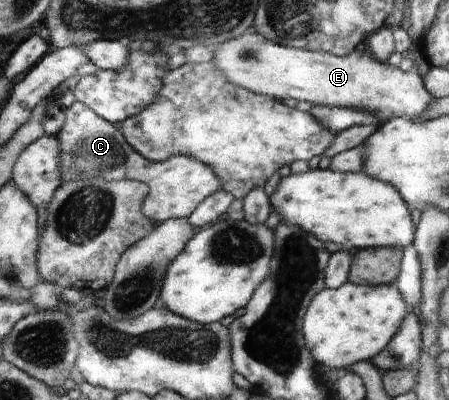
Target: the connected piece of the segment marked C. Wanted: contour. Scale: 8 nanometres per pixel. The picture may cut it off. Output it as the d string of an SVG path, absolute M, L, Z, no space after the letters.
M76 101L74 105L66 108L65 112L65 123L56 134L58 143L60 143L60 167L58 169L60 169L61 180L74 181L78 177L90 175L104 181L136 180L145 183L149 187L149 192L146 199L142 201L142 213L156 225L167 219L189 218L204 199L221 189L220 181L214 175L214 171L199 159L188 157L188 155L174 155L174 157L161 162L147 160L126 143L120 126L106 121L101 115L94 113L90 106Z

